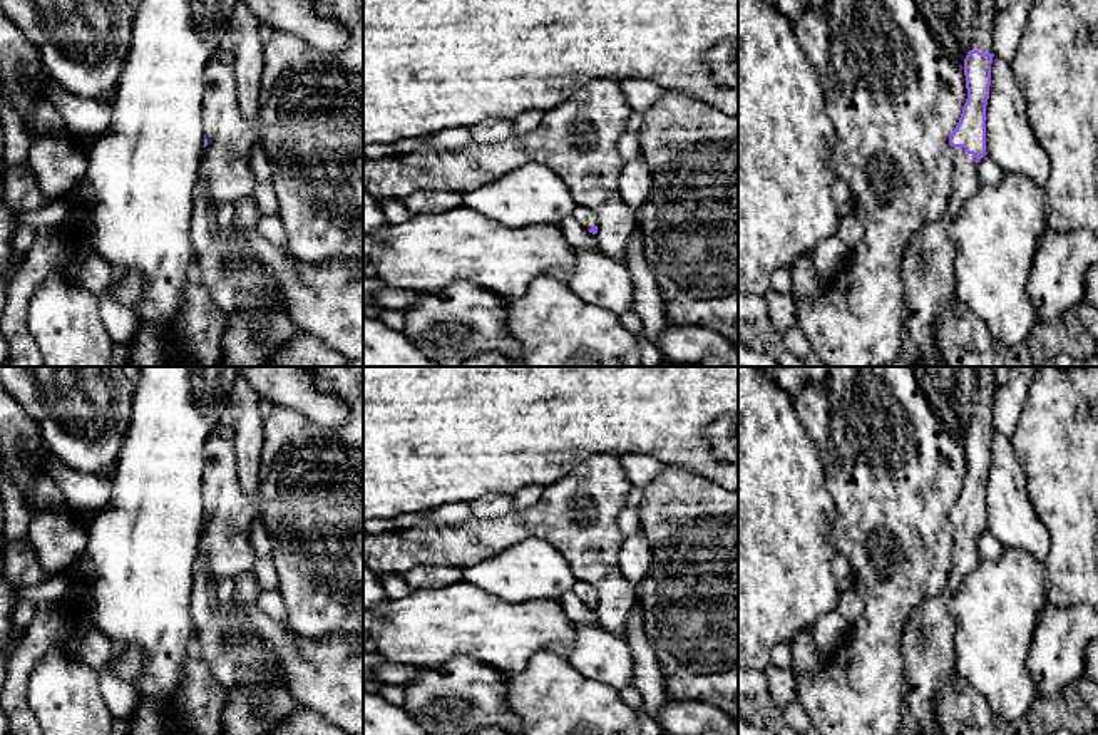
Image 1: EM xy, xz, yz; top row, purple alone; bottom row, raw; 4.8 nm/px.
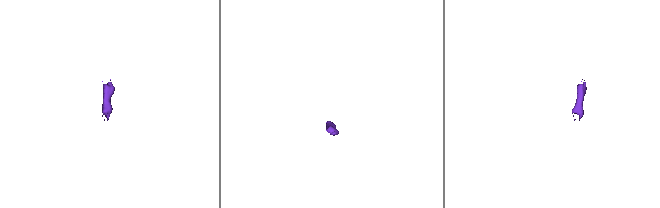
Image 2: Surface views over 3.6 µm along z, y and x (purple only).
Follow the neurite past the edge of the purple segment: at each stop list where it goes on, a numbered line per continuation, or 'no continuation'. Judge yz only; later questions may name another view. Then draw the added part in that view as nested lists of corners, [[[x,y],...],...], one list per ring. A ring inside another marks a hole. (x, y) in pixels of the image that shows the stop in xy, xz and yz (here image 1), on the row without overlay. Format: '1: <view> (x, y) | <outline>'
1: yz (985, 394) | [[[976,367],[976,368],[979,383],[976,388],[974,409],[969,425],[994,429],[993,402],[994,402],[994,390],[998,388],[994,378],[994,367]]]
2: yz (928, 653) | [[[952,522],[956,542],[952,569],[946,589],[924,599],[909,616],[902,641],[906,678],[904,710],[897,735],[942,735],[937,722],[939,688],[956,668],[952,645],[956,621],[949,601],[959,593],[962,579],[981,563],[976,532],[964,522]]]

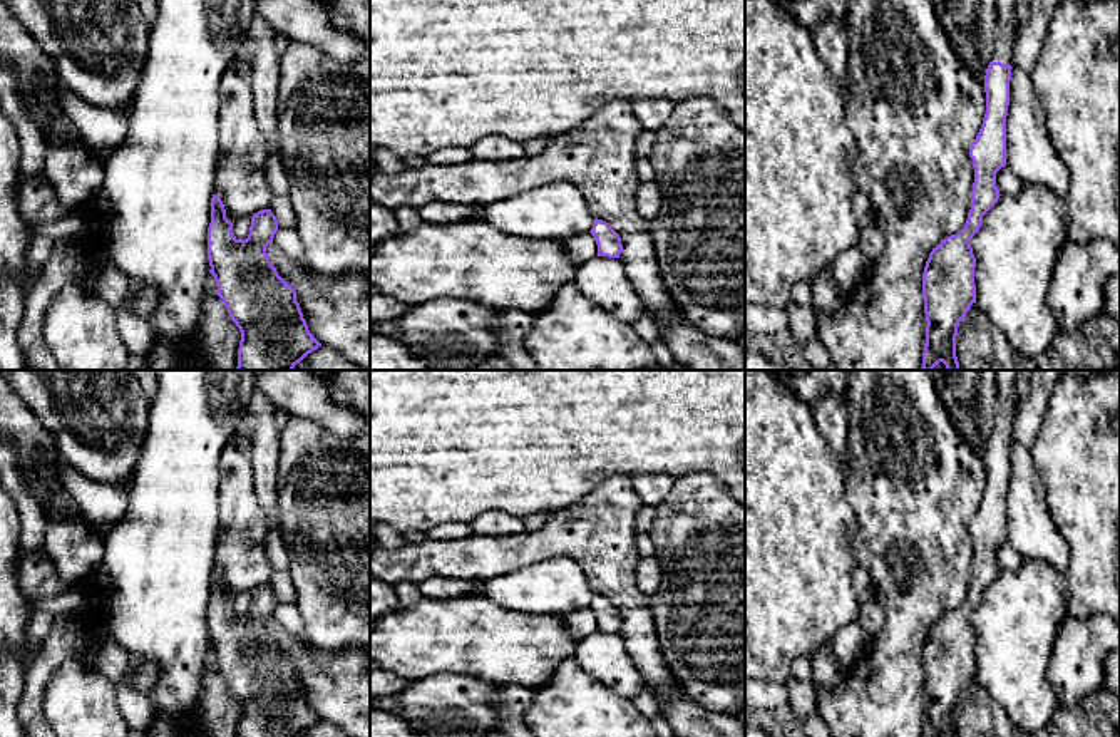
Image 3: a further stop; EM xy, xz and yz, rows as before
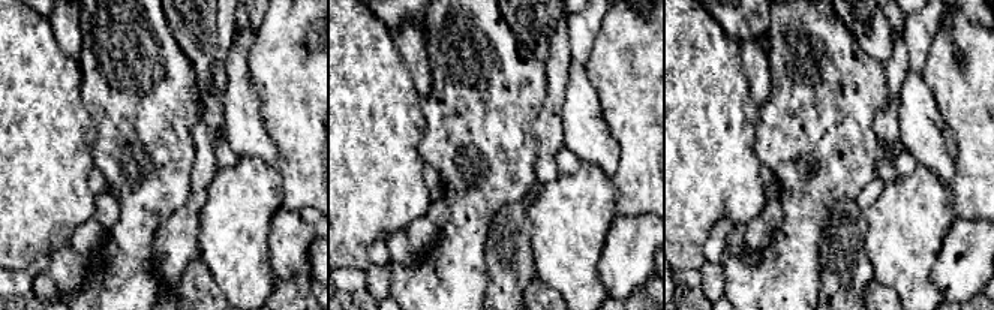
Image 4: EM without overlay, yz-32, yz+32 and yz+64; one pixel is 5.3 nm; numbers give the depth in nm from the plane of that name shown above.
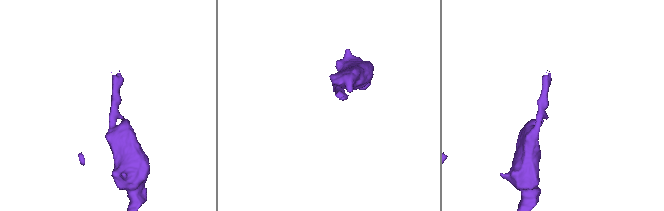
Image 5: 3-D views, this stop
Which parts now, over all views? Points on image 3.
1: yz (1006, 399) | [[[996,370],[996,417],[991,437],[1013,441],[1015,407],[1018,402],[1015,380],[1023,370]]]

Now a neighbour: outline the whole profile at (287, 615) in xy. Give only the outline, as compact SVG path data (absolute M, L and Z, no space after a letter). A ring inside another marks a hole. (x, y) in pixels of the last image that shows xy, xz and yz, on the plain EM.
M278 603L278 606L273 613L273 618L290 635L293 635L295 638L298 638L301 642L306 642L305 623L303 623L303 618L300 615L296 603Z

